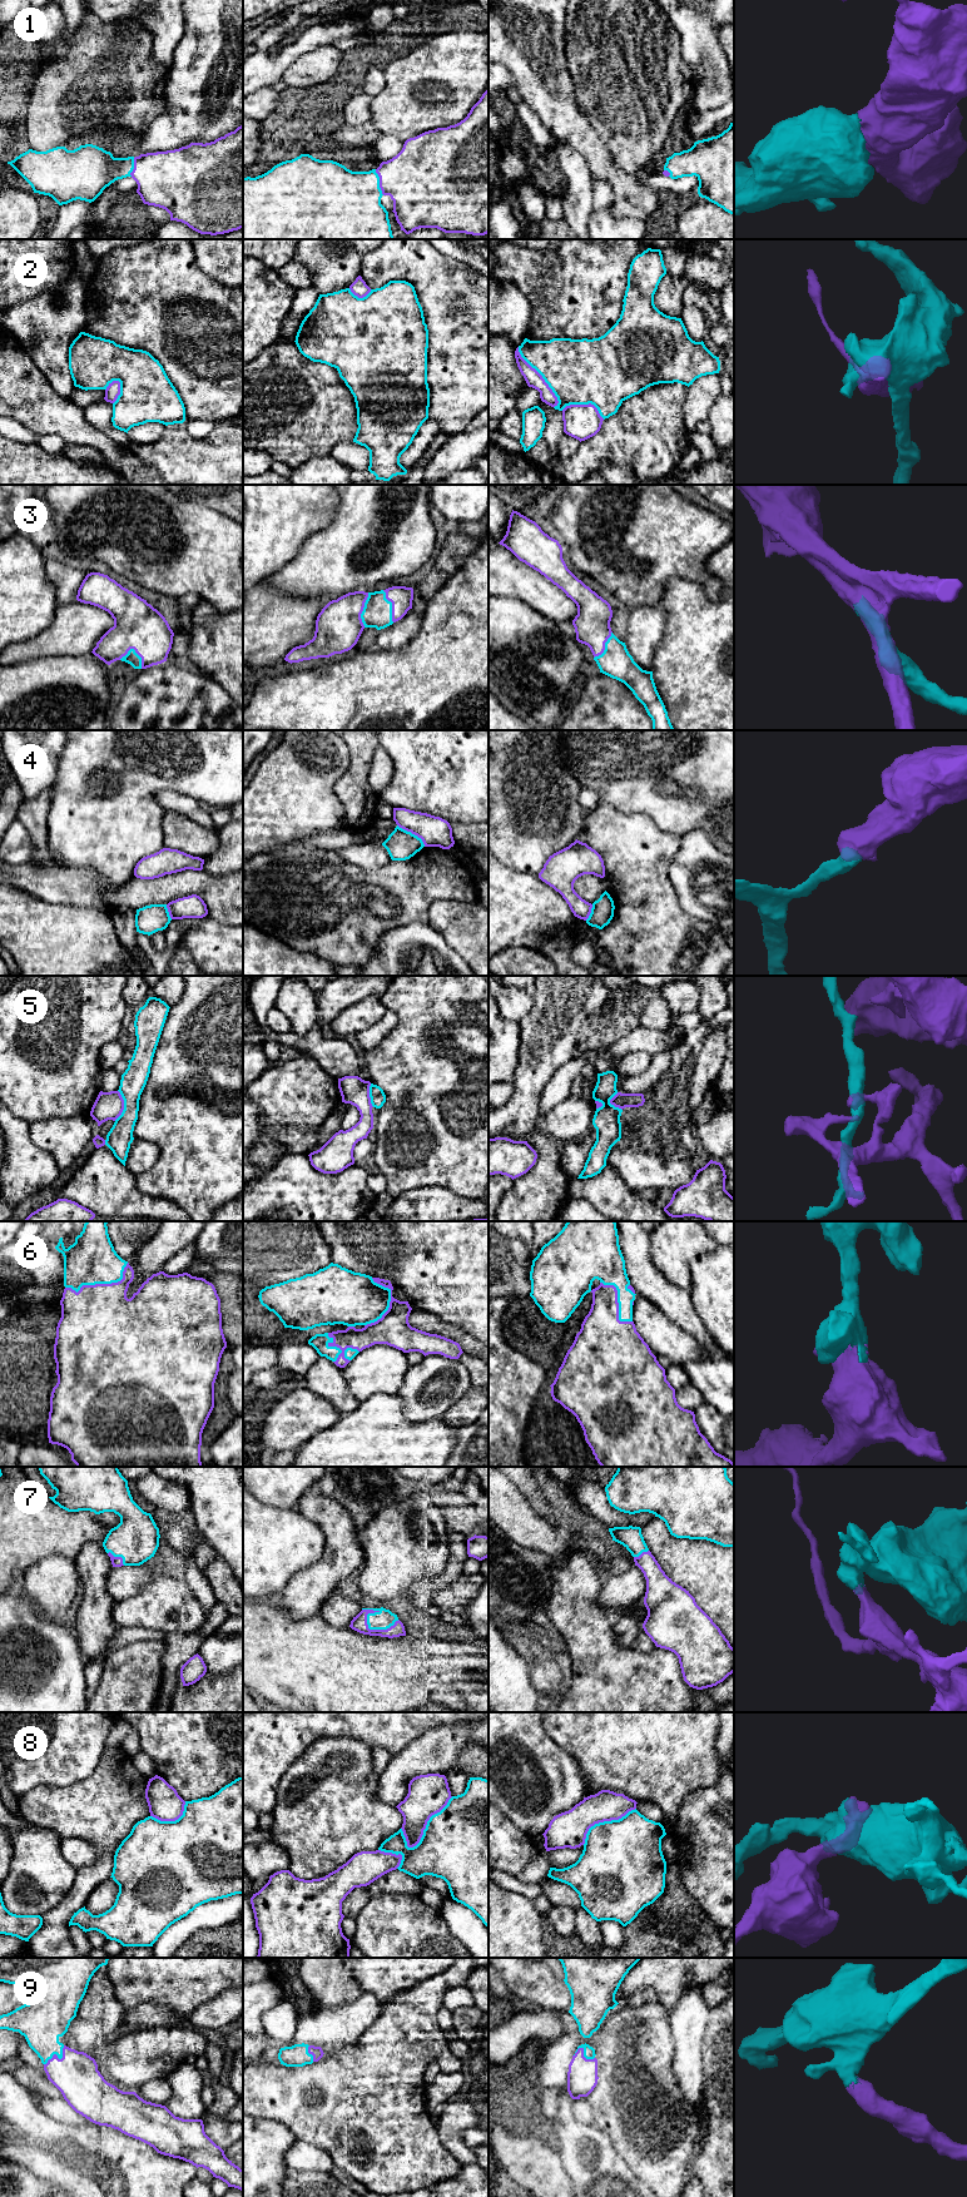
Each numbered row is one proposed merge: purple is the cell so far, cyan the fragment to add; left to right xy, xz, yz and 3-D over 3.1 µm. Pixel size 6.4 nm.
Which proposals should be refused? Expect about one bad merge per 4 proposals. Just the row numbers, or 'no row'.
2, 4, 5, 8

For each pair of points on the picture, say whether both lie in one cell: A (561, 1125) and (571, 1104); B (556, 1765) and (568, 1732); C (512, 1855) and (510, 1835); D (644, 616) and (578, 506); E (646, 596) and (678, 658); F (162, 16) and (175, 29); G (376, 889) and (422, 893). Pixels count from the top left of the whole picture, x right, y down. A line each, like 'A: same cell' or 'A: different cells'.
A: same cell
B: different cells
C: same cell
D: different cells
E: different cells
F: same cell
G: same cell

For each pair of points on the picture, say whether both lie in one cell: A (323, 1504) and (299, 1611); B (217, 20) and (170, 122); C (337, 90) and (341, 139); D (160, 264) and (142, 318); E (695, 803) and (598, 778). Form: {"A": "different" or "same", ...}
{"A": "same", "B": "same", "C": "different", "D": "same", "E": "same"}

